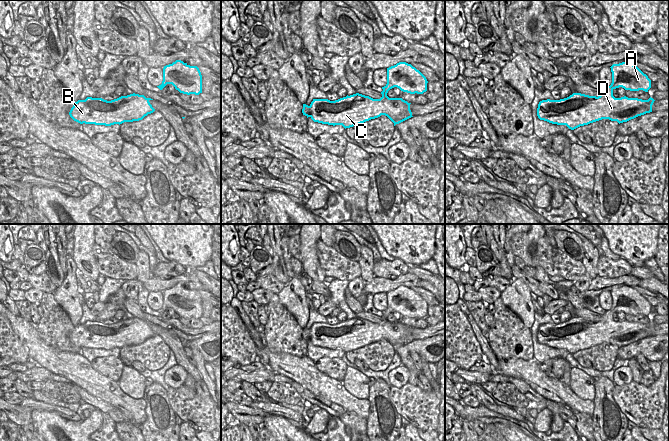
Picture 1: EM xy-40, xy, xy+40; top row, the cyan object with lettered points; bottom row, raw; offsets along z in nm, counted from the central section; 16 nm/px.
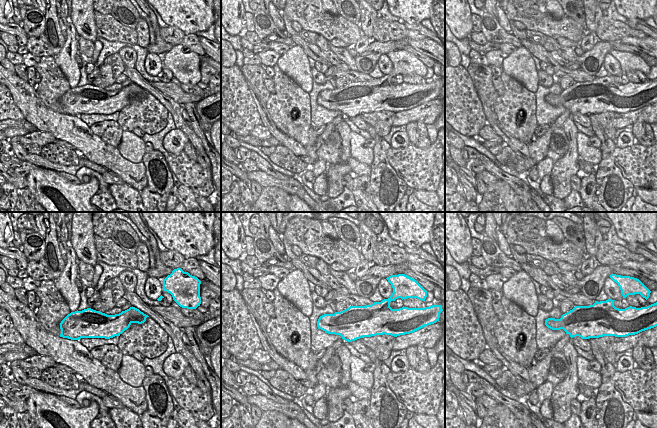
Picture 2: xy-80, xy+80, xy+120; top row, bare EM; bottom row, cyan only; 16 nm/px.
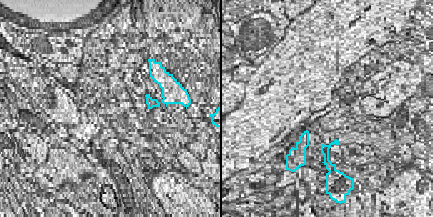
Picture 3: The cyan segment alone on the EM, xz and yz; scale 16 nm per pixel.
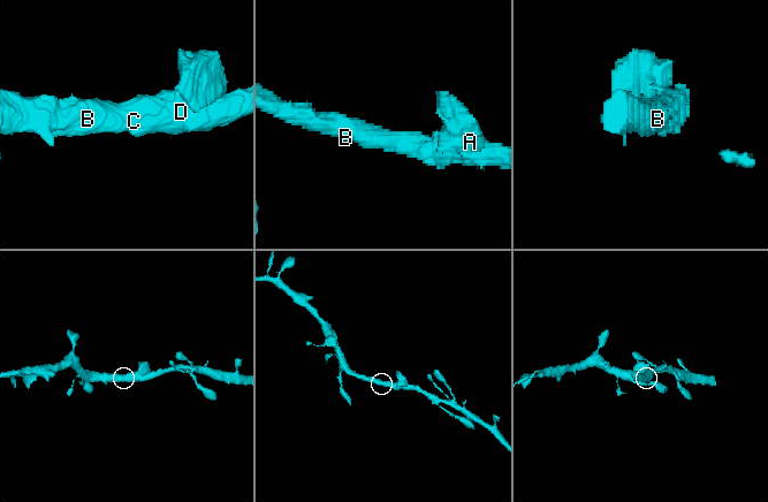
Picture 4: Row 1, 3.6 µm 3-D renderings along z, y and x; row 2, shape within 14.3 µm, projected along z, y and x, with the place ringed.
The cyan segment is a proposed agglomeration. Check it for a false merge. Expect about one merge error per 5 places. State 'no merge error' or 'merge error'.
no merge error

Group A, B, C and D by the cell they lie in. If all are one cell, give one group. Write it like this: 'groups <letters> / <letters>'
groups A B C D

